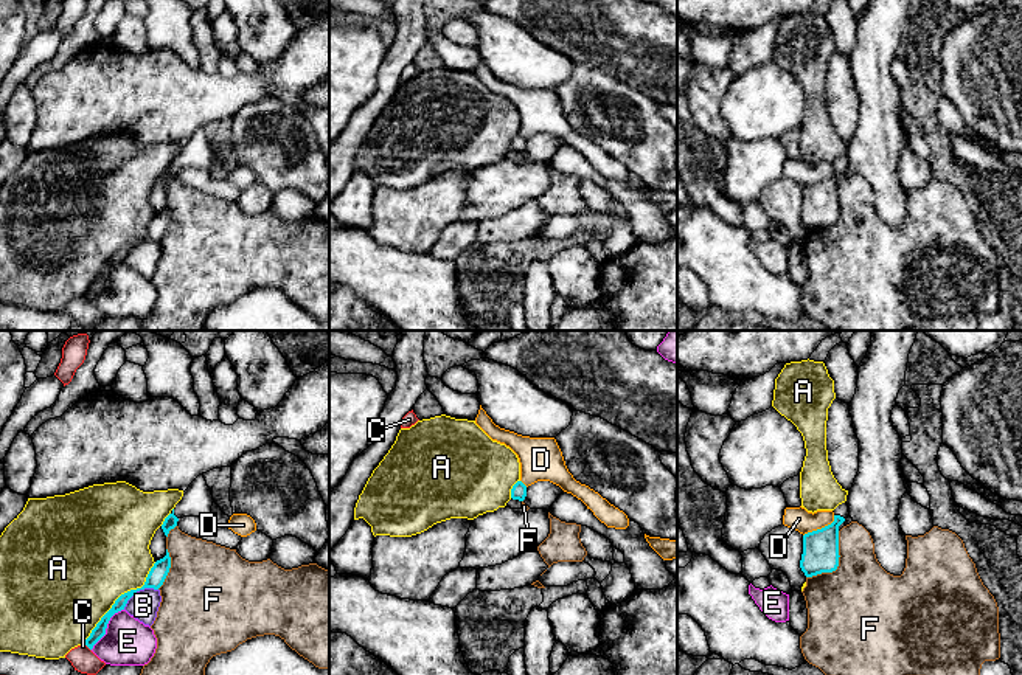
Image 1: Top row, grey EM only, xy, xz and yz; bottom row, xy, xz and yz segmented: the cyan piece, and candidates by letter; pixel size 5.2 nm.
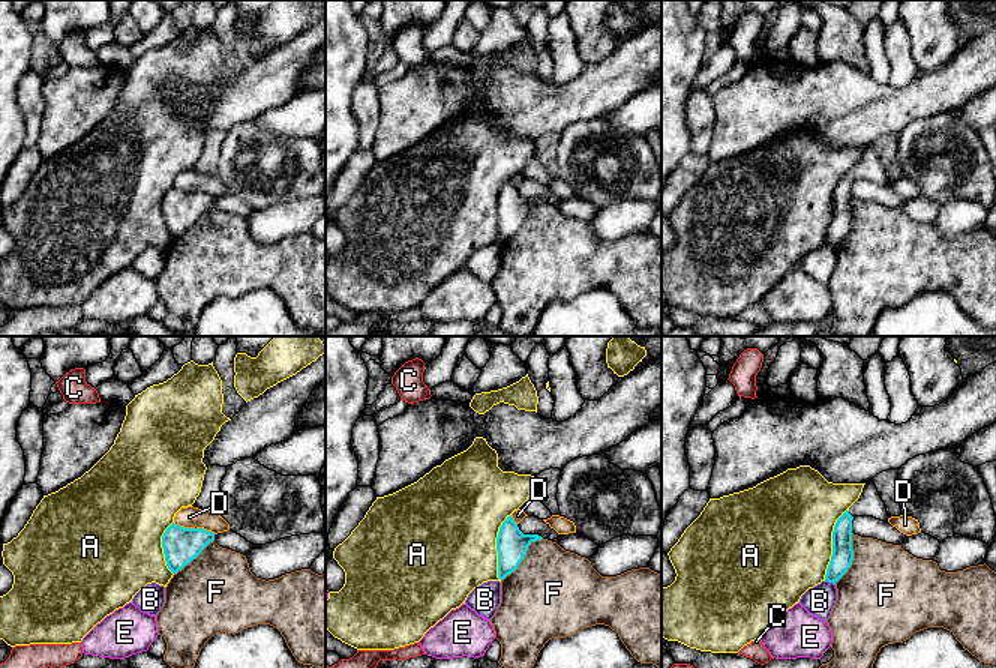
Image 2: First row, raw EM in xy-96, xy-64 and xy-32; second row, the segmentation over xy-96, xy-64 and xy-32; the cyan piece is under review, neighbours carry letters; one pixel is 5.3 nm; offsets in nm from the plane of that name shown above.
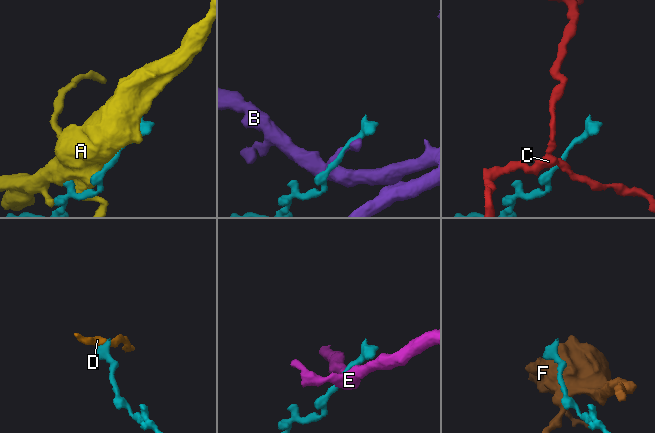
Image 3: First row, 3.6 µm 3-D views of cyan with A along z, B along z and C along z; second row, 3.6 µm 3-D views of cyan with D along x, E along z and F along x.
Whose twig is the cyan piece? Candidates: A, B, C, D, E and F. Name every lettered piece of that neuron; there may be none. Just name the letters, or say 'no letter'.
no letter

